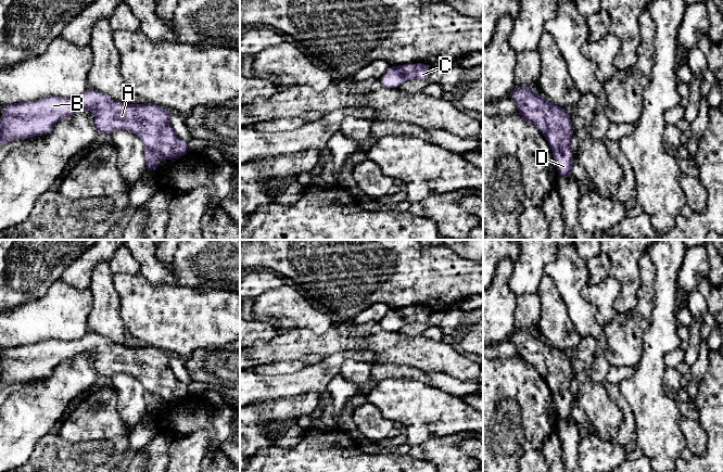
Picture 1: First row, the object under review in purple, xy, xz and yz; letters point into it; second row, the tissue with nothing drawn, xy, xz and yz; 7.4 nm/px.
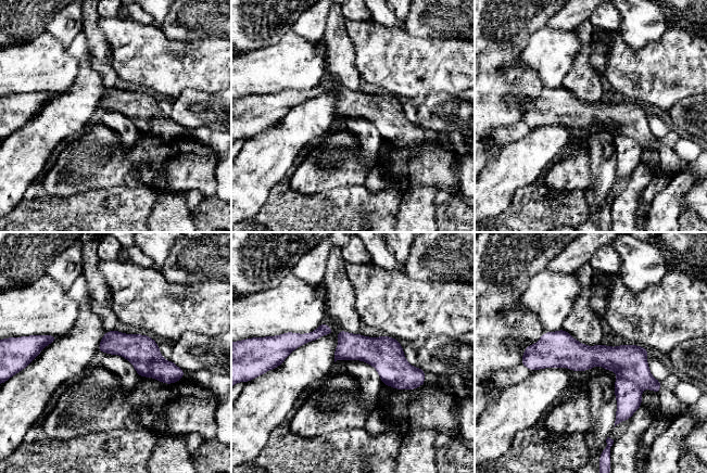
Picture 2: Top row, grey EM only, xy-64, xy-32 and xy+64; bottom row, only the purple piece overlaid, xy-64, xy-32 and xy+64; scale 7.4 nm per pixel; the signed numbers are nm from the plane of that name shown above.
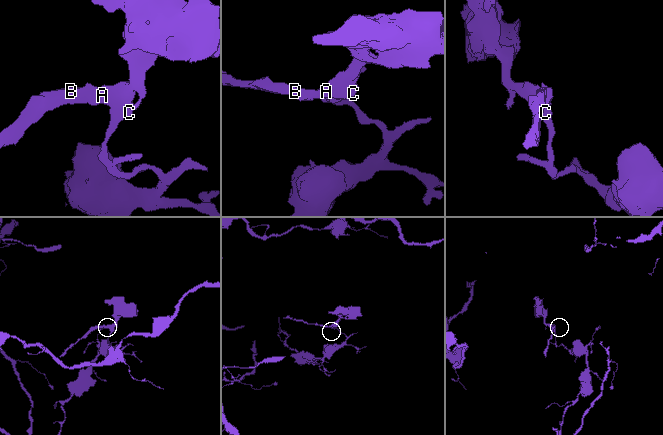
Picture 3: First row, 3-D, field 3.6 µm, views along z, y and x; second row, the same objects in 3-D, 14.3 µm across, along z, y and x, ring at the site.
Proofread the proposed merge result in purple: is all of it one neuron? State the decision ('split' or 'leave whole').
split

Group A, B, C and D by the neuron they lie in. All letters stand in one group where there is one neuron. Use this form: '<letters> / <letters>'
A B C / D

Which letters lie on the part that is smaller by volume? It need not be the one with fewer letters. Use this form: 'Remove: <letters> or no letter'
Remove: A, B, C

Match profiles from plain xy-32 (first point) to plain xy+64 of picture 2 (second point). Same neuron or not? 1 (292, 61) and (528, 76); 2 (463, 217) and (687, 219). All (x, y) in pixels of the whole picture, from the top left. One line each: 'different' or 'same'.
1: different
2: same

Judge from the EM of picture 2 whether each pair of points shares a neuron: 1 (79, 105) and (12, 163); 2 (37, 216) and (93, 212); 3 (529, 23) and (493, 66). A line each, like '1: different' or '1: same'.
1: same
2: same
3: same

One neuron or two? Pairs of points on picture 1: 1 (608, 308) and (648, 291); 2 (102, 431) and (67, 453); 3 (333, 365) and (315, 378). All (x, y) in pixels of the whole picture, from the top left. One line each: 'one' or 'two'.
1: two
2: two
3: one

